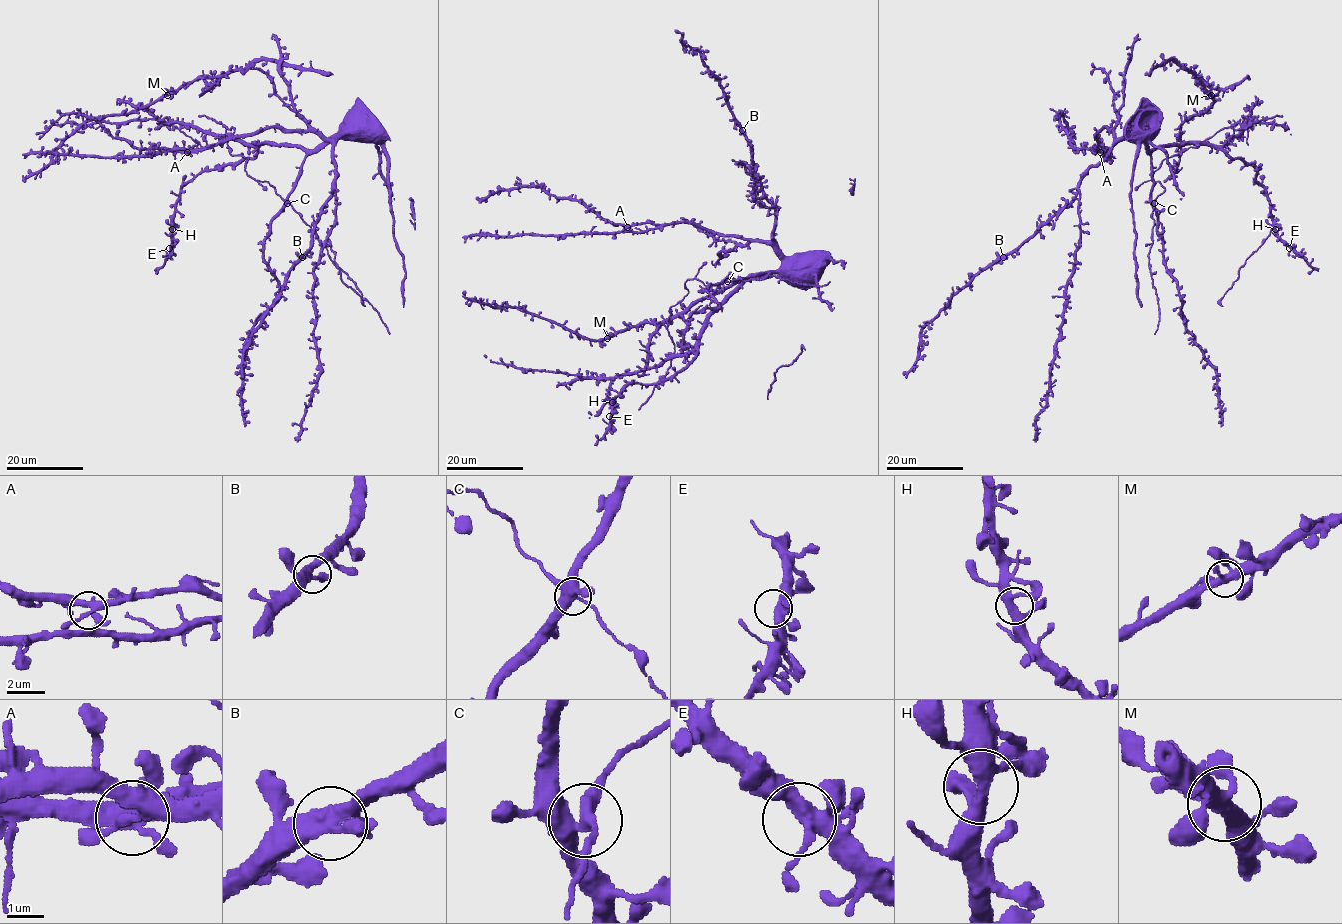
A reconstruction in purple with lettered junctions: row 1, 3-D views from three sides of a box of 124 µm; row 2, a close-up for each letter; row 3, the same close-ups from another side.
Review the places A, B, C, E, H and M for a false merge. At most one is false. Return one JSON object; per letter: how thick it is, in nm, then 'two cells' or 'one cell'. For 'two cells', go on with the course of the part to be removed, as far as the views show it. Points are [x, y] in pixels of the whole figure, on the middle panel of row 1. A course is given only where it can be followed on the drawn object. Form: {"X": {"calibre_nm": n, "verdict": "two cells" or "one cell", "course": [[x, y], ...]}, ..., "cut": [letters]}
{"A": {"calibre_nm": 300, "verdict": "one cell"}, "B": {"calibre_nm": 400, "verdict": "one cell"}, "C": {"calibre_nm": 360, "verdict": "one cell"}, "E": {"calibre_nm": 360, "verdict": "one cell"}, "H": {"calibre_nm": 400, "verdict": "one cell"}, "M": {"calibre_nm": 360, "verdict": "one cell"}, "cut": []}

